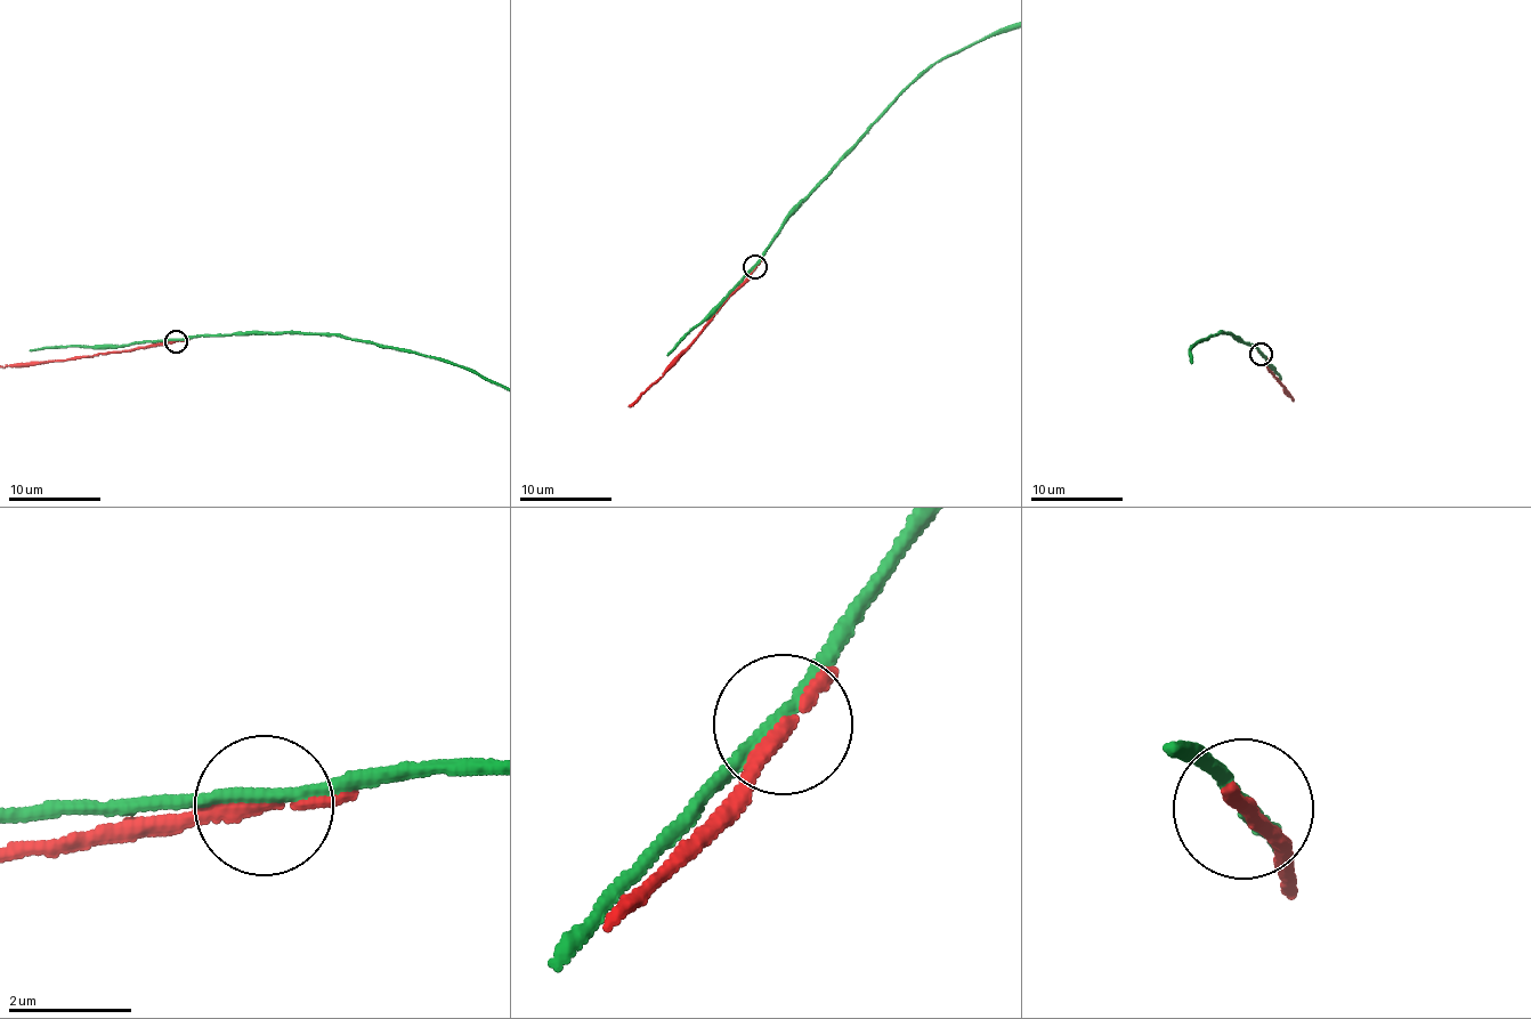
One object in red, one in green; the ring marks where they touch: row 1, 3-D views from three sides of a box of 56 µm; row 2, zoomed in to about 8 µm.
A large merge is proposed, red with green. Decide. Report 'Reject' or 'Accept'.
Reject

